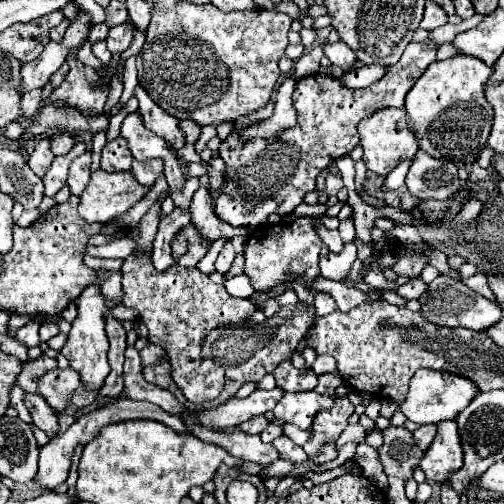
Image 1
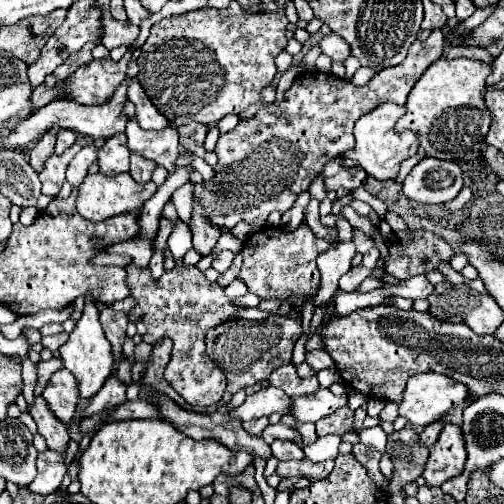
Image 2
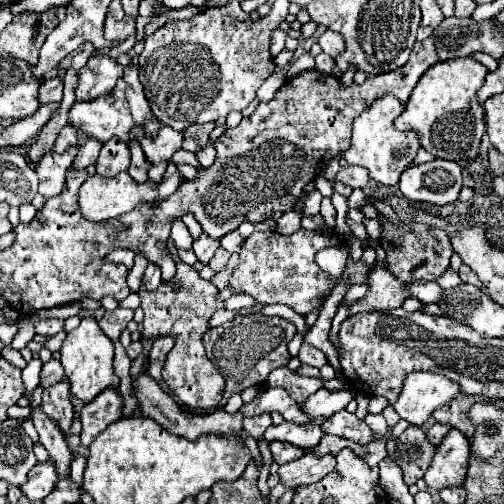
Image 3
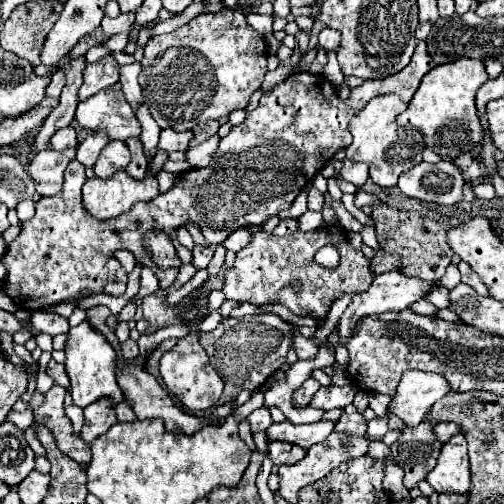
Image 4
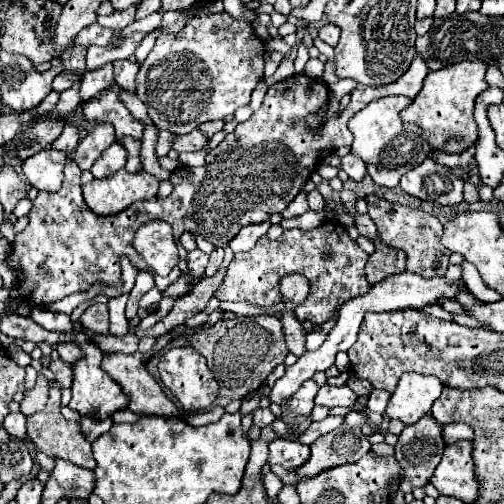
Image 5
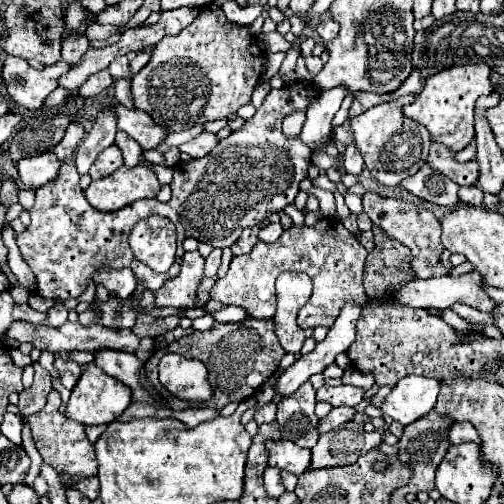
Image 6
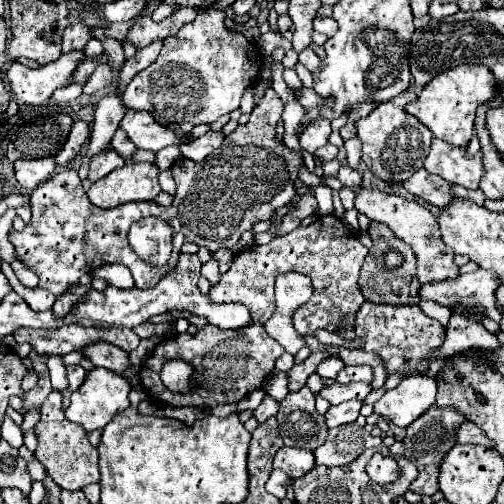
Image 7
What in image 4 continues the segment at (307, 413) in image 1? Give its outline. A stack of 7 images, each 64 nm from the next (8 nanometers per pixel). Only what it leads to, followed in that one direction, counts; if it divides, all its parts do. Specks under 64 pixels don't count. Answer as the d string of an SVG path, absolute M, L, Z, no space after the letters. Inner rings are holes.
M346 384L342 388L338 386L326 386L326 388L320 388L316 392L316 396L312 398L312 408L320 408L324 412L328 410L334 410L334 408L346 408L348 404L352 404L356 396L356 388L352 384Z

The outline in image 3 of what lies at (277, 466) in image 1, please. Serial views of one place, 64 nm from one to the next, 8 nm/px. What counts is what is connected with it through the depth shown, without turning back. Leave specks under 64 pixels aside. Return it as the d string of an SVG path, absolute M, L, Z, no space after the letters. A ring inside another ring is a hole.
M306 452L300 460L282 464L278 470L278 476L286 490L296 490L300 486L322 480L326 474L330 474L334 470L334 466L336 466L334 454L316 456L314 452Z

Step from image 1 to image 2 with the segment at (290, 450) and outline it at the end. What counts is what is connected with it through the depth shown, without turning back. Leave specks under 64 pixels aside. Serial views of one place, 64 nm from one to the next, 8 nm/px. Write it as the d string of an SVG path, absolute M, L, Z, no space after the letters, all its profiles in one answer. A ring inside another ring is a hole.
M274 440L270 448L272 448L272 456L278 460L302 460L304 458L302 448L288 440Z

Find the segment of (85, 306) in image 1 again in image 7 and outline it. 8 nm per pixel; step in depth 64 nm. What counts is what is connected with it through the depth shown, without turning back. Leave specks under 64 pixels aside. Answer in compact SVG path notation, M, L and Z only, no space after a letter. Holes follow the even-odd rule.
M94 368L92 372L88 372L86 376L86 382L74 390L70 394L70 406L66 410L66 418L74 424L80 424L86 432L92 432L92 430L98 430L98 428L104 428L112 416L116 412L122 412L124 408L130 406L128 402L128 392L130 392L130 382L128 380L122 380L122 376L110 372L110 370L104 370L104 368Z

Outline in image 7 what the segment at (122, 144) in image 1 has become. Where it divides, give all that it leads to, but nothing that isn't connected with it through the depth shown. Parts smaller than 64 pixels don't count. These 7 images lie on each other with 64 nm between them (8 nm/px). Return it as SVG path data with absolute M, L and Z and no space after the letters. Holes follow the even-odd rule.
M116 150L96 154L96 156L92 156L92 160L90 160L88 180L90 180L90 182L96 182L96 180L104 178L106 174L110 174L112 170L116 170L116 168L120 168L120 166L124 166L124 158L122 158Z

